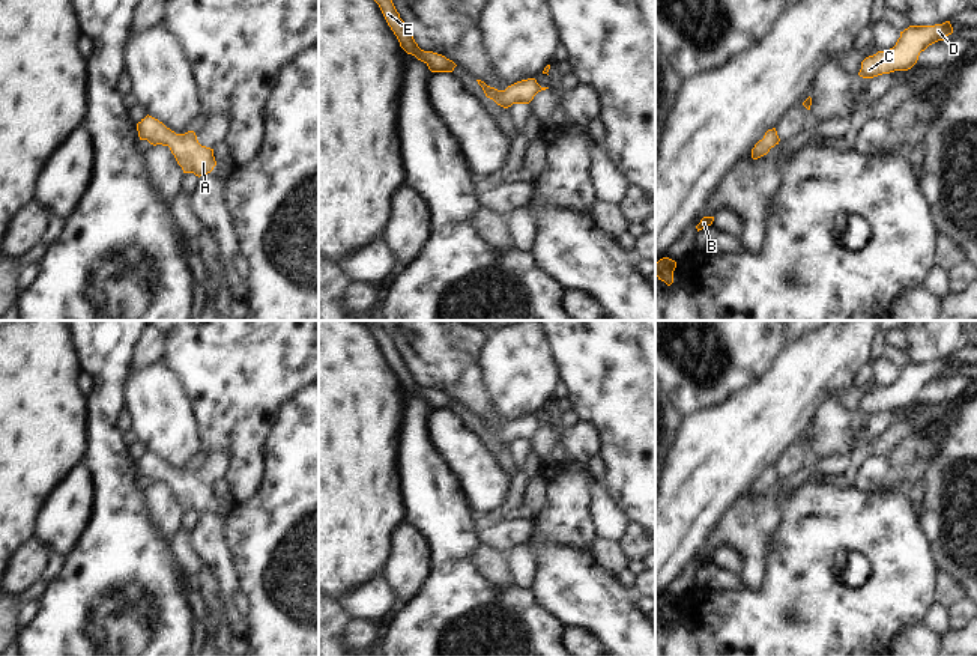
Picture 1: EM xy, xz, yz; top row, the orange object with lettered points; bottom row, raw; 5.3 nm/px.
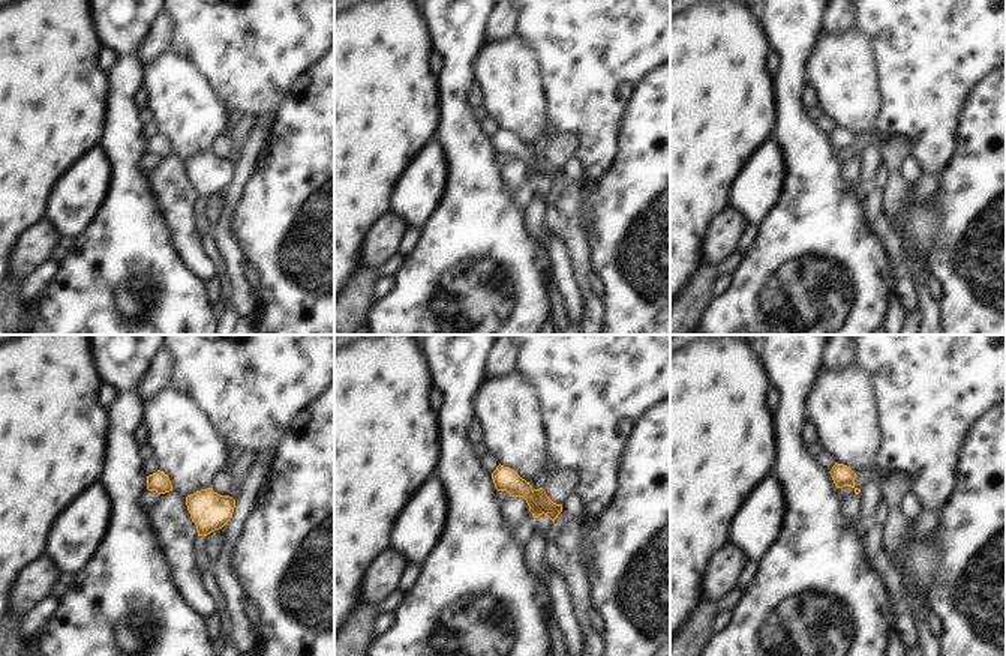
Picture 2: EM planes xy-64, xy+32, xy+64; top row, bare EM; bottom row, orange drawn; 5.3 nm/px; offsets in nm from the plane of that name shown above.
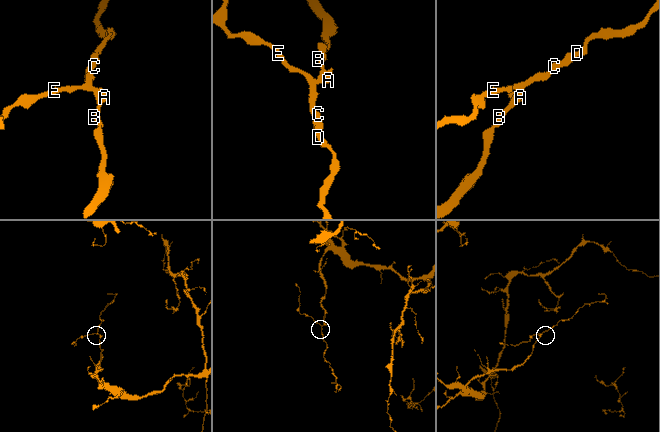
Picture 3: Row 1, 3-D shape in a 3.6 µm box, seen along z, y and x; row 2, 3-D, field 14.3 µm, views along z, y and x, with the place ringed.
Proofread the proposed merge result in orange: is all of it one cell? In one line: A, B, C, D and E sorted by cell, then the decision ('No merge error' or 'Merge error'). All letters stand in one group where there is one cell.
Groups: A B C D E. No merge error

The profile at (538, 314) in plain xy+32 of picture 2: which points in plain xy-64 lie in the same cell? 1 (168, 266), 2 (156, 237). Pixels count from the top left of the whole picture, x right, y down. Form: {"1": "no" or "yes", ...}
{"1": "yes", "2": "yes"}

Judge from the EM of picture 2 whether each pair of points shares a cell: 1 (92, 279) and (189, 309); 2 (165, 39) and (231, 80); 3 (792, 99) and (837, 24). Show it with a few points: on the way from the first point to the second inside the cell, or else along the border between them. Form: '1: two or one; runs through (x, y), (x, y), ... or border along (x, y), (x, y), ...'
1: one; runs through (116, 282), (149, 281), (156, 282), (165, 291)
2: two; border along (168, 15), (174, 27), (173, 48)
3: two; border along (826, 15), (826, 24), (822, 32)

